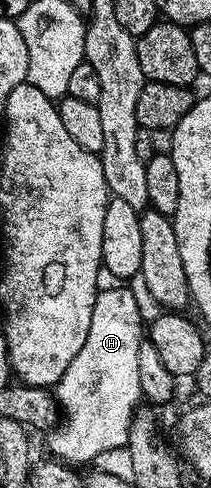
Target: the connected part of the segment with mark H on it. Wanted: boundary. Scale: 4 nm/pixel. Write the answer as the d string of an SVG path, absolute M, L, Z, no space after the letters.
M112 286L99 289L84 345L54 386L64 421L47 433L49 453L74 466L104 452L123 449L134 411L142 400L138 348L144 339L144 321L130 288Z

